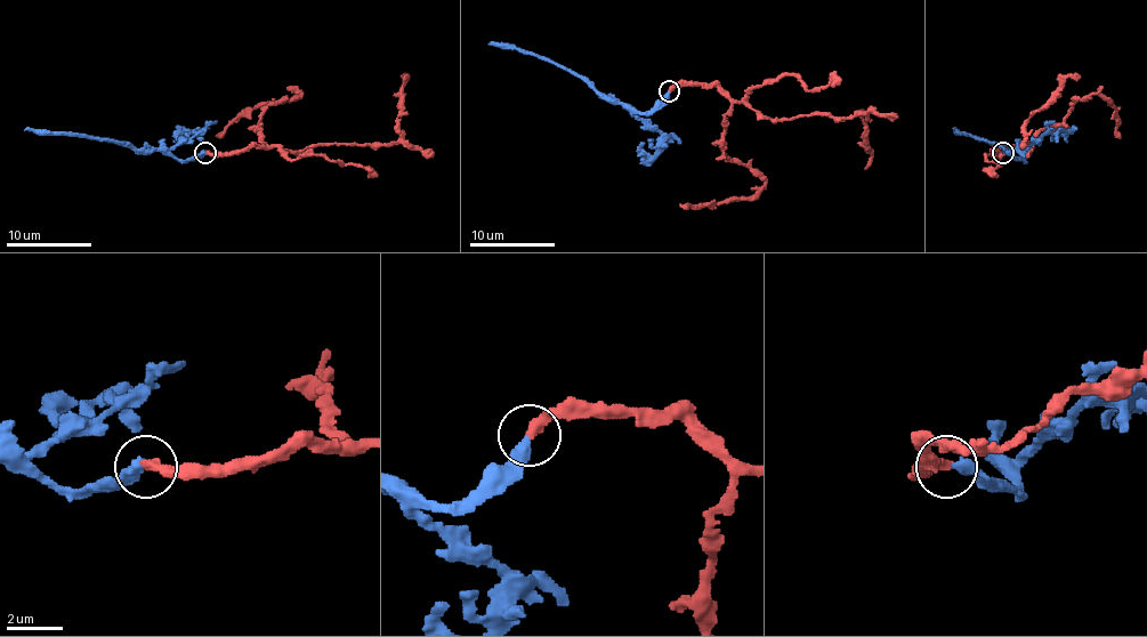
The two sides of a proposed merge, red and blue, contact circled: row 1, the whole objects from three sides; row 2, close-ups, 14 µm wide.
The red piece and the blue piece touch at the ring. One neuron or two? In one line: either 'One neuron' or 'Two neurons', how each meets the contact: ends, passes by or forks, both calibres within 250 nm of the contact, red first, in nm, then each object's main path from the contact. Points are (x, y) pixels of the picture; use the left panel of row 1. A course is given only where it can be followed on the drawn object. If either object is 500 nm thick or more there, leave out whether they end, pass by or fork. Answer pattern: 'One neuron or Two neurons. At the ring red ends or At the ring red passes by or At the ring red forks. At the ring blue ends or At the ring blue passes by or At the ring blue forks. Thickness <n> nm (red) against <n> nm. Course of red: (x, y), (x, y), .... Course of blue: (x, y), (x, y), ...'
One neuron. At the ring red ends. At the ring blue ends. Thickness 360 nm (red) against 360 nm. Course of red: (206, 152), (252, 146), (297, 150), (316, 144), (380, 146), (395, 142), (405, 75), (401, 75). Course of blue: (206, 152), (184, 161), (161, 150), (137, 150), (89, 137), (55, 135), (50, 131), (25, 131)

